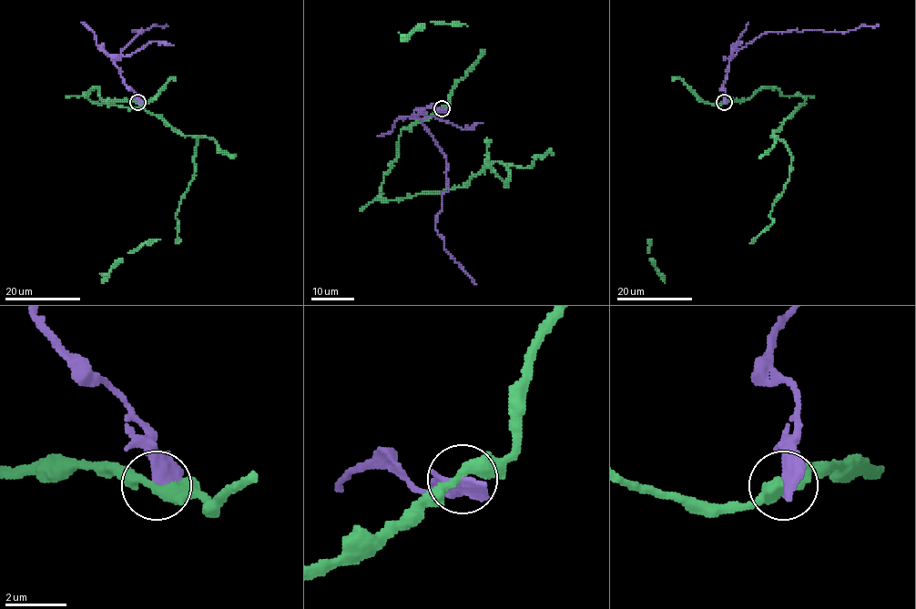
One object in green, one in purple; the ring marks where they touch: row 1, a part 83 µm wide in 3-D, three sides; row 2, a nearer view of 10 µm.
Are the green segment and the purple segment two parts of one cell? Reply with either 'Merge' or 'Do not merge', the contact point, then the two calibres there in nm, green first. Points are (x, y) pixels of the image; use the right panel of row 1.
Do not merge. Place: (724, 102). Thickness 360 nm (green) against 400 nm

